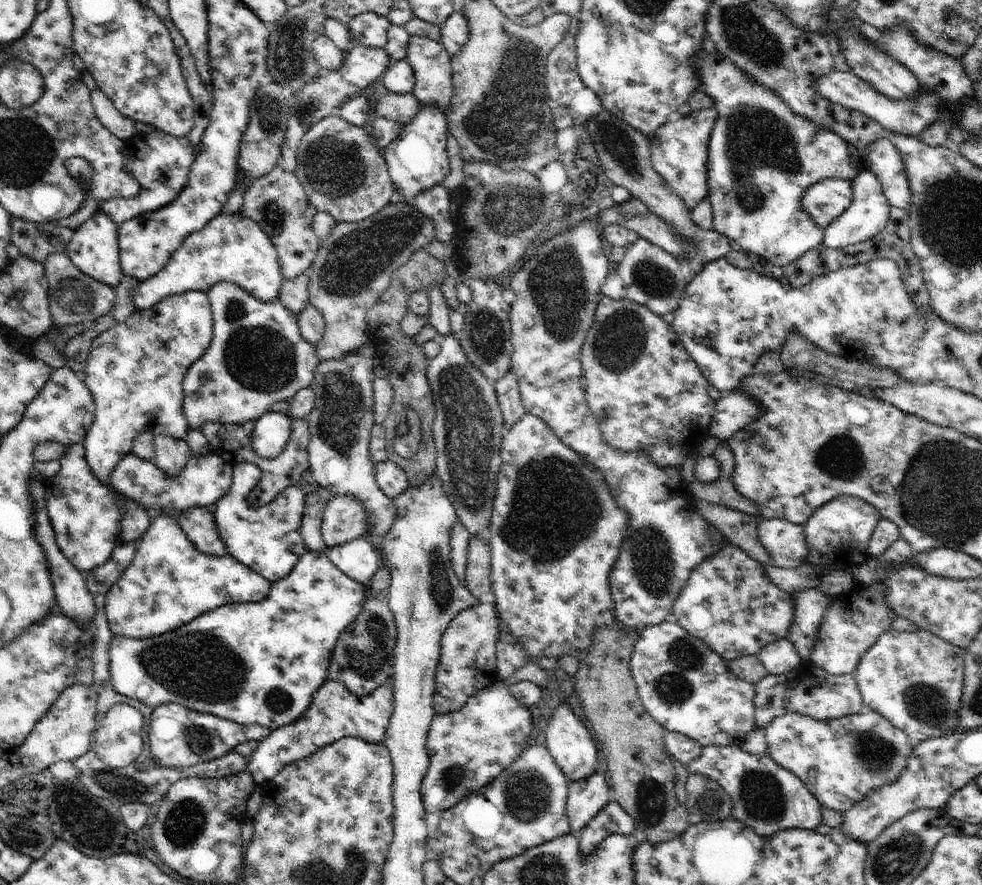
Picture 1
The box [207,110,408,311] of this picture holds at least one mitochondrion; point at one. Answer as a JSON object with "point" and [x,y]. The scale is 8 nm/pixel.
{"point":[336,168]}

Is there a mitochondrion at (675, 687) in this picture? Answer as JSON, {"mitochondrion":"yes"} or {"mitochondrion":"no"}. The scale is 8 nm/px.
{"mitochondrion":"yes"}

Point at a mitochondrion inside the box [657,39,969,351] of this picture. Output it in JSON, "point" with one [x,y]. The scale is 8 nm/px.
{"point":[753,139]}

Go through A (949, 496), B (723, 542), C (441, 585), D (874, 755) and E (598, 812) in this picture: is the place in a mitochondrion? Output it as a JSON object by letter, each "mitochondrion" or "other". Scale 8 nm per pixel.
{"A":"mitochondrion","B":"other","C":"mitochondrion","D":"mitochondrion","E":"other"}

